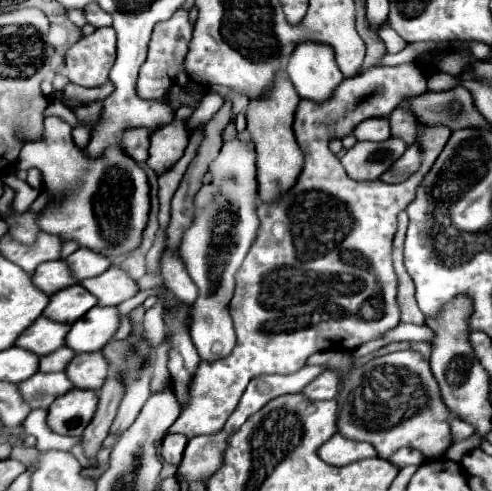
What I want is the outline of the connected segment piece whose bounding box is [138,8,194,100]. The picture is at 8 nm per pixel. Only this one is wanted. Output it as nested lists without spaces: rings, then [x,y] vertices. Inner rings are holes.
[[[180,8],[174,18],[156,24],[152,32],[152,40],[148,46],[148,58],[142,64],[138,74],[138,96],[144,100],[162,100],[166,98],[168,90],[176,82],[176,74],[180,70],[180,64],[184,62],[188,44],[192,40],[192,30],[194,24],[190,20],[190,12],[186,8]]]

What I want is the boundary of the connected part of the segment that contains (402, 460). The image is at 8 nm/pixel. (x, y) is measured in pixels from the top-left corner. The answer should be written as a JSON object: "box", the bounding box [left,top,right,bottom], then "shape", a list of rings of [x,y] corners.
{"box":[390,448,426,468],"shape":[[[400,448],[400,450],[390,458],[390,462],[396,464],[398,468],[404,468],[404,466],[410,466],[410,464],[420,466],[424,460],[426,460],[426,458],[424,458],[418,450],[414,450],[414,448]]]}

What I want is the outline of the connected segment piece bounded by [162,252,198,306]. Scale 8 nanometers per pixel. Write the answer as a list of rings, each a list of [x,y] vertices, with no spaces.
[[[168,252],[162,260],[162,276],[166,278],[166,288],[172,292],[172,296],[176,296],[186,306],[194,304],[198,298],[198,288],[188,276],[184,264],[180,264],[172,252]]]

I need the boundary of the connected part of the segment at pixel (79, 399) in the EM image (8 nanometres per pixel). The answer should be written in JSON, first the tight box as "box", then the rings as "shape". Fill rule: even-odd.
{"box":[48,390,98,436],"shape":[[[70,390],[68,394],[56,398],[48,408],[48,426],[56,434],[82,436],[84,428],[96,414],[98,394],[94,390]]]}

